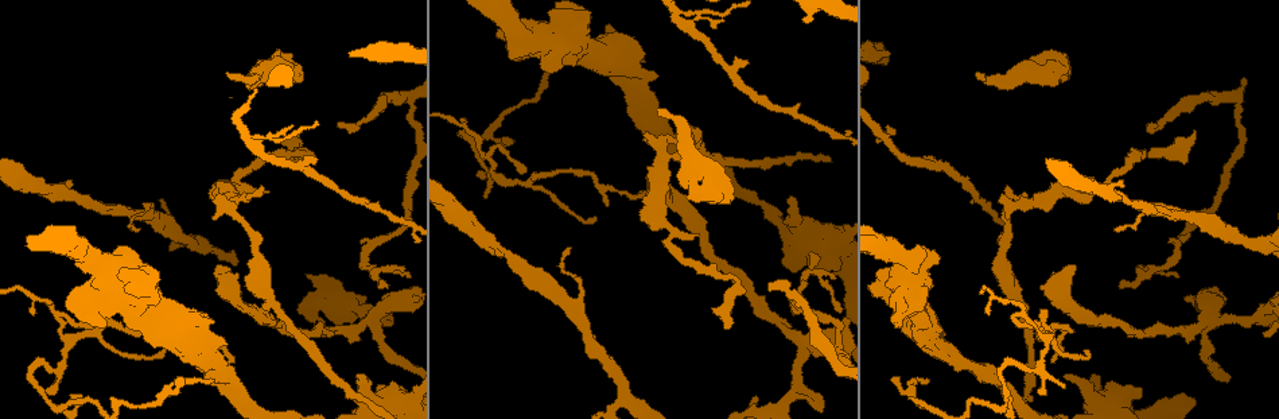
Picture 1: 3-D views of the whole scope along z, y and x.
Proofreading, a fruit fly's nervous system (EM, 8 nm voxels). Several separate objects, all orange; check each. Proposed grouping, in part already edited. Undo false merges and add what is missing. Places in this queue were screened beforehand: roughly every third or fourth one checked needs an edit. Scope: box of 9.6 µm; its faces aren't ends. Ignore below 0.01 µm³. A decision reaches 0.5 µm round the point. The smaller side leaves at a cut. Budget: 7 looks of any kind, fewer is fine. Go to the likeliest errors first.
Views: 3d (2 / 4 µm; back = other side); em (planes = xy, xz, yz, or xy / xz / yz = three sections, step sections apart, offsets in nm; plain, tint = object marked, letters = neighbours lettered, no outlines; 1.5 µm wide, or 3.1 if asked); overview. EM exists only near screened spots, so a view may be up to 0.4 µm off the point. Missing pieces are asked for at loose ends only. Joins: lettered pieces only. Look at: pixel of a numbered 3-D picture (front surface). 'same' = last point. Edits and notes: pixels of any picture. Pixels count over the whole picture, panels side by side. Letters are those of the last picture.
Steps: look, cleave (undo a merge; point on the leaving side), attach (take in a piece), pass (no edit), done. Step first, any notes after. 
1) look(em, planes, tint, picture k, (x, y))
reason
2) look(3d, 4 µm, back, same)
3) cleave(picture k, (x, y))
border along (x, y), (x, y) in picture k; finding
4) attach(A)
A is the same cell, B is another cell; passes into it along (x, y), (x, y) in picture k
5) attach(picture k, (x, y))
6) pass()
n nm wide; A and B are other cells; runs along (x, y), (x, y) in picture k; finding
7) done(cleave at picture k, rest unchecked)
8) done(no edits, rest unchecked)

look(3d, 2 µm, picture 1, (226, 71))
an open end

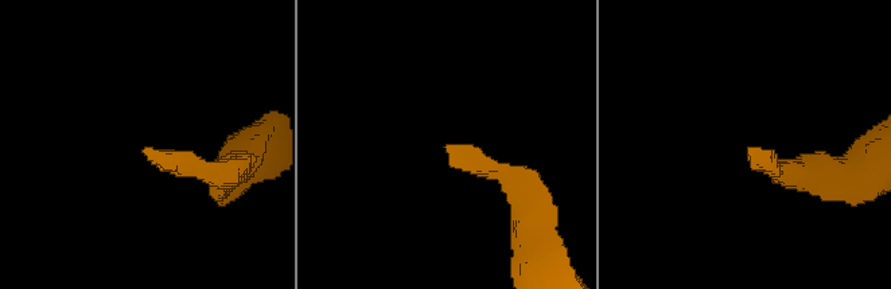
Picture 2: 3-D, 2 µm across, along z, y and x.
look(em, planes, letters, picture 2, (446, 144))

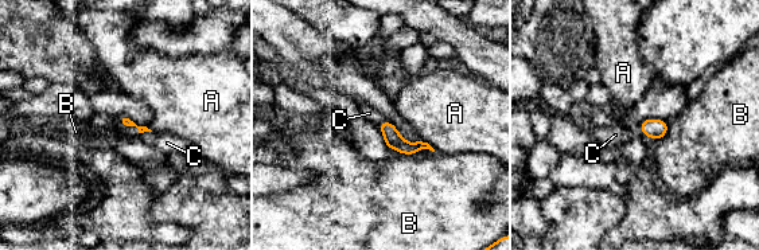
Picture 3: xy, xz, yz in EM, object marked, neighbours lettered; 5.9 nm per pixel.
attach(C)
B touches over 140 nm; C is the same cell, A and B are other cells; passes into it along (125, 121), (146, 131), (167, 143) in picture 3; the neuron continues

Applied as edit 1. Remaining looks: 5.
look(overview)

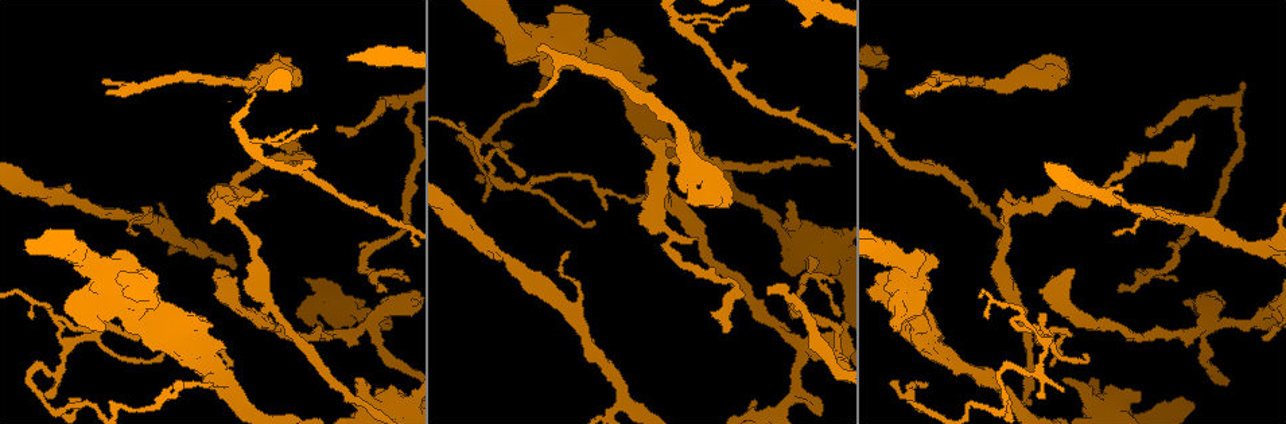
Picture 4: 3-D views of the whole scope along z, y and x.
look(em, planes, letters, picture 4, (105, 95))
an open end

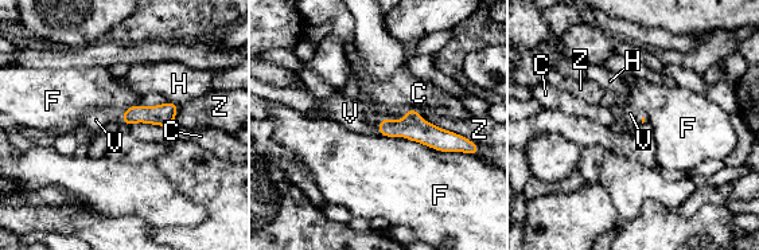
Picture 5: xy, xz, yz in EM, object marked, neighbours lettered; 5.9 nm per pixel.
attach(V)
V is the same cell, C, F, H and Z are other cells; passes into it along (160, 114), (123, 117), (96, 120) in picture 5; it goes on there

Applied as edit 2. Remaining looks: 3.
look(overview)
see it whole again

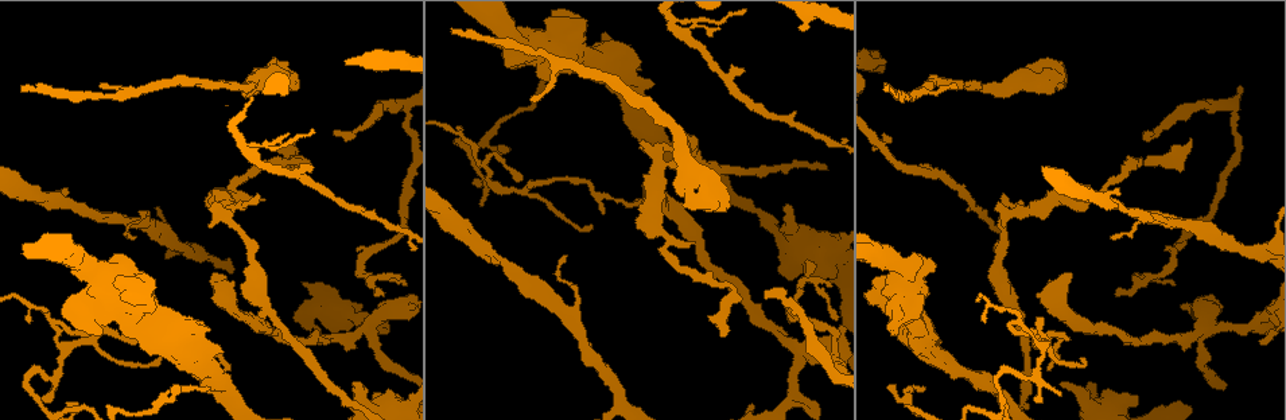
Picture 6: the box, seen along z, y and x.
look(em, planes, letters, picture 6, (452, 33))
tapers out

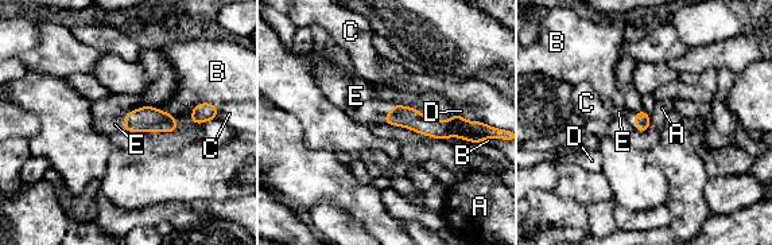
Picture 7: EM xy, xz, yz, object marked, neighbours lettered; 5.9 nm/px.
attach(E)
E is the same cell, A, B, C and D are other cells; the neuron continues

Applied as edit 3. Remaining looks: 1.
done(attach at picture 3, attach at picture 5, attach at picture 7, rest unchecked)

